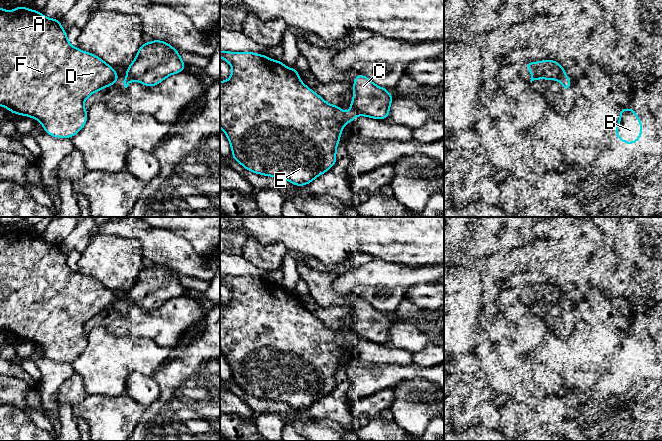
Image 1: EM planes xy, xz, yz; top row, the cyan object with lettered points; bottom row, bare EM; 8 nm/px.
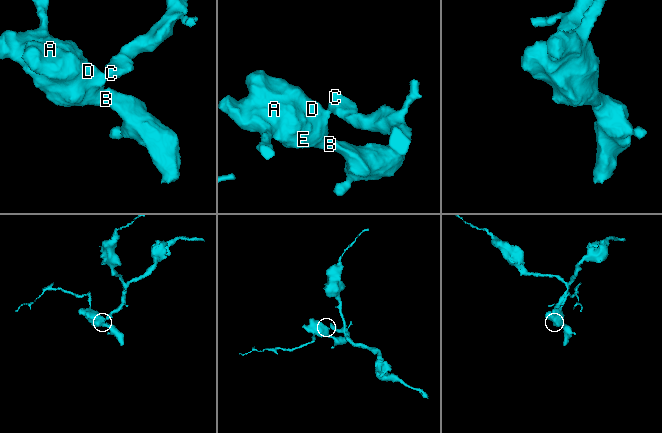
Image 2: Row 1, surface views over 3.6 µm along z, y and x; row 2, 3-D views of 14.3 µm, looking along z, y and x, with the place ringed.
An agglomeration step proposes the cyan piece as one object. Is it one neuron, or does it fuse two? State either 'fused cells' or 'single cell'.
fused cells

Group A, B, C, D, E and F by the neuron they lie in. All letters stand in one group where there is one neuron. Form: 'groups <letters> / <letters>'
groups A B D E F / C

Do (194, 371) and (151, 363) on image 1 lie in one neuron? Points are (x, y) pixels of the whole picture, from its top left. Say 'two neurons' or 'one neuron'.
two neurons

